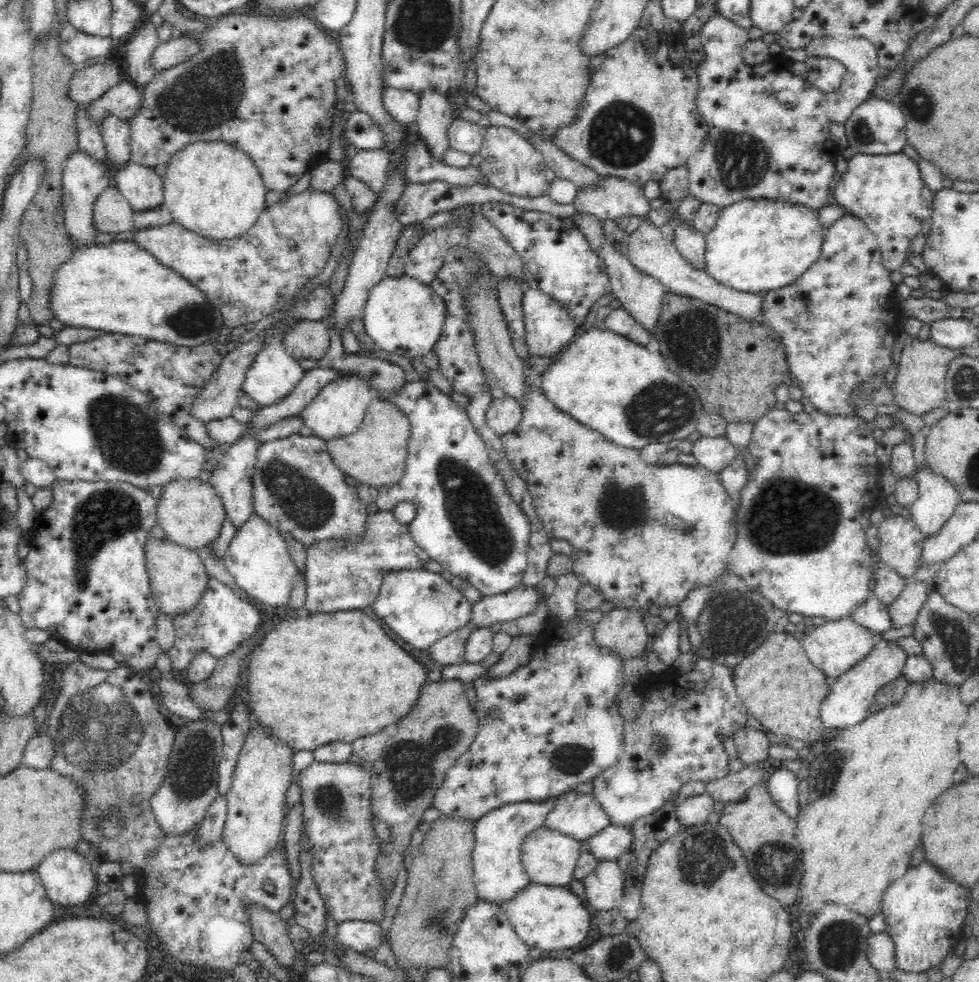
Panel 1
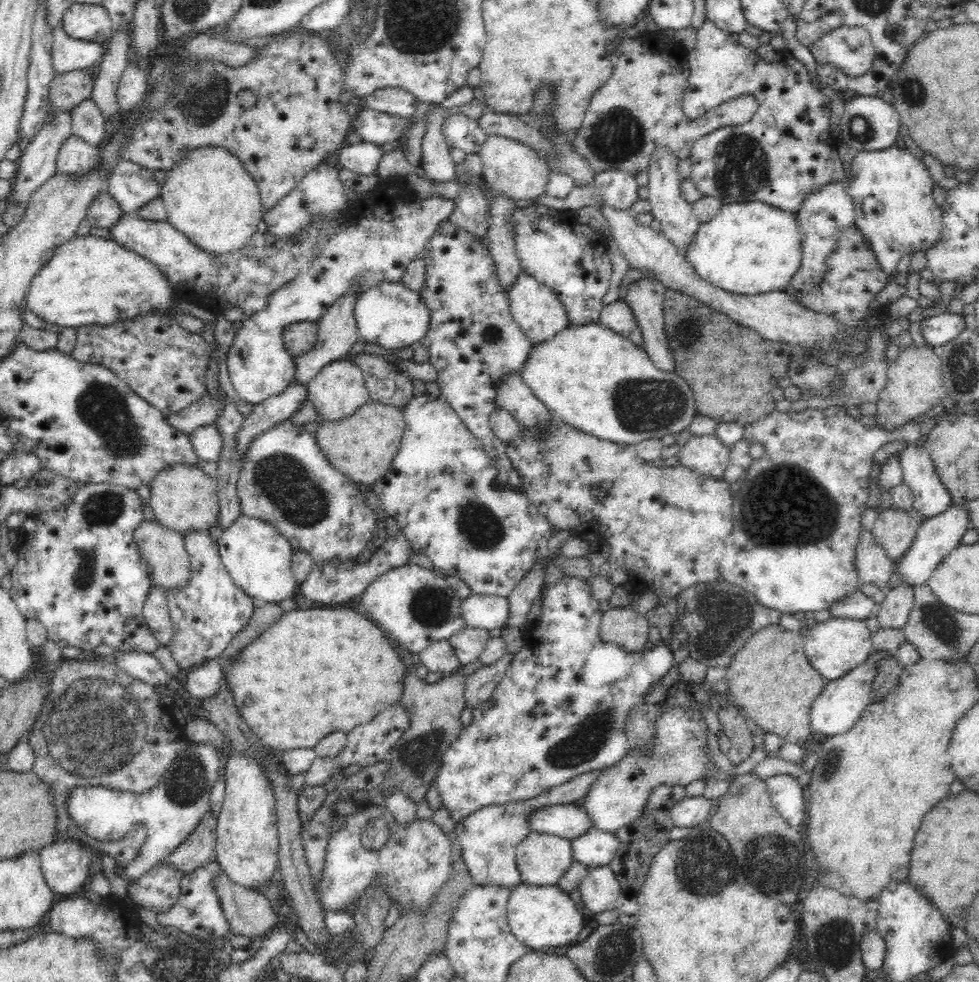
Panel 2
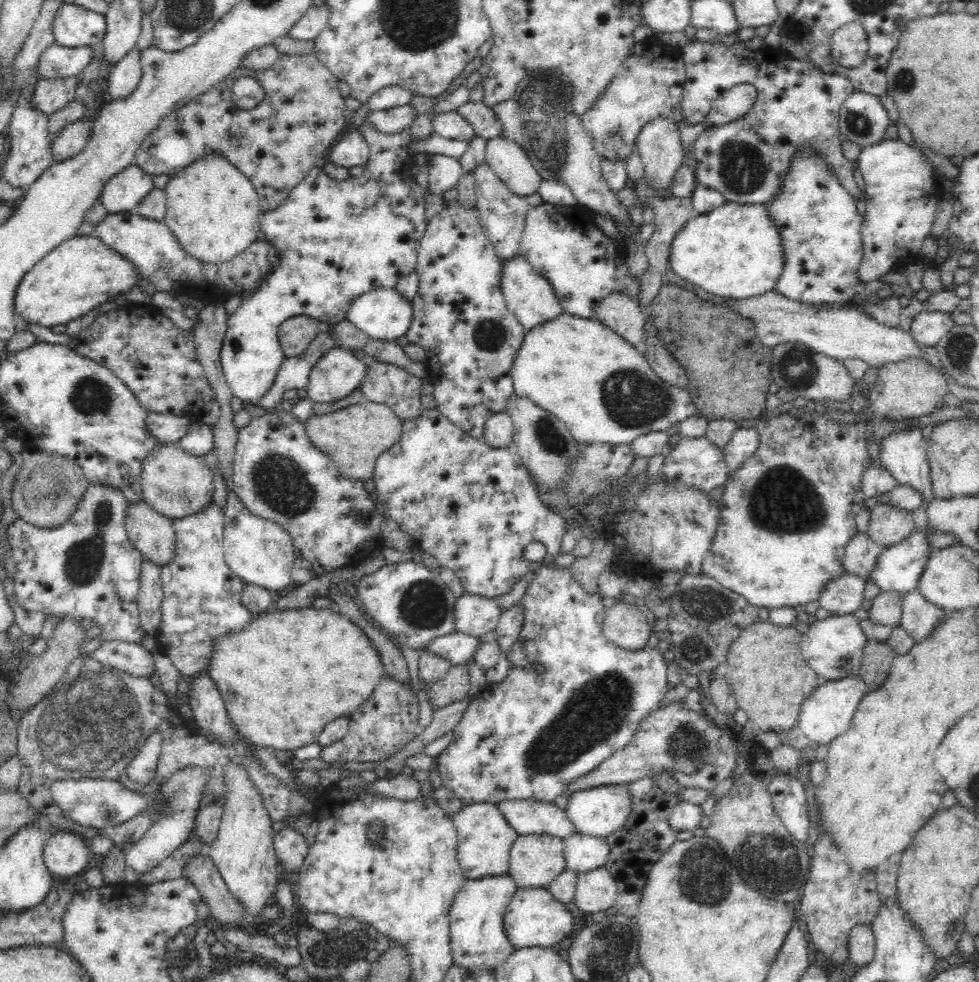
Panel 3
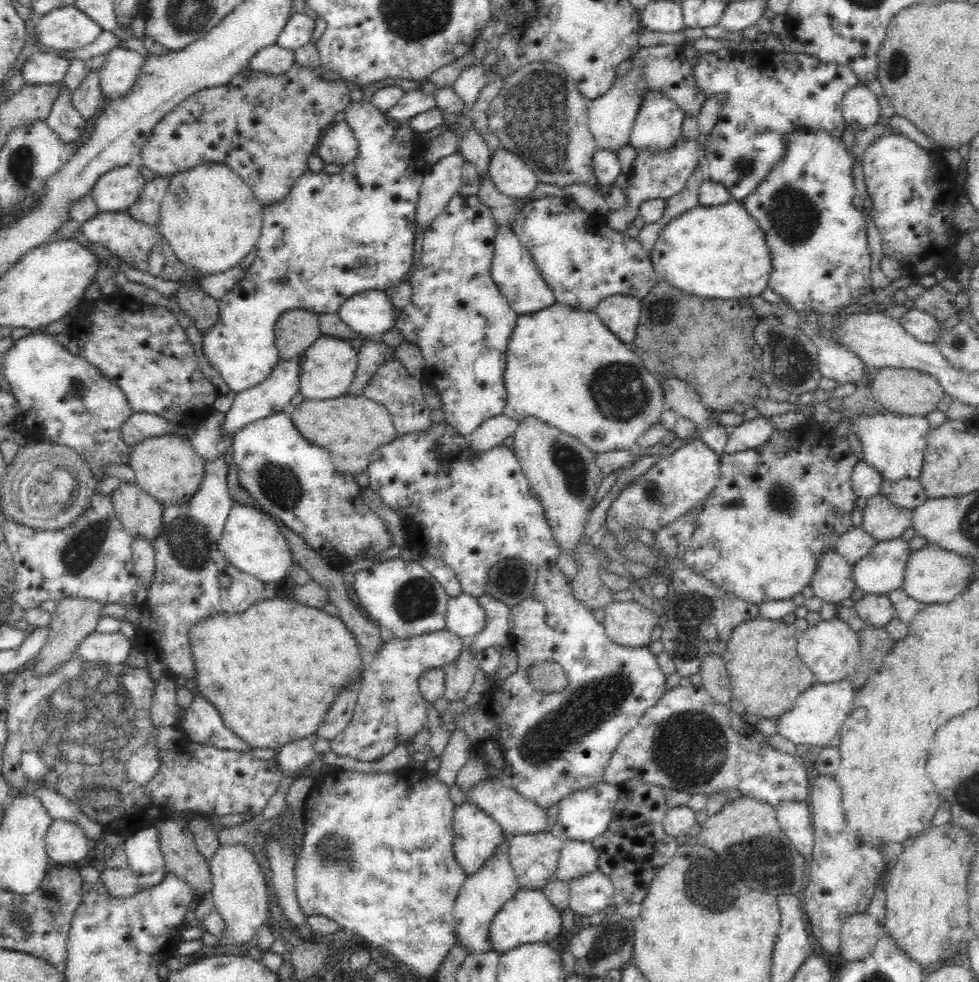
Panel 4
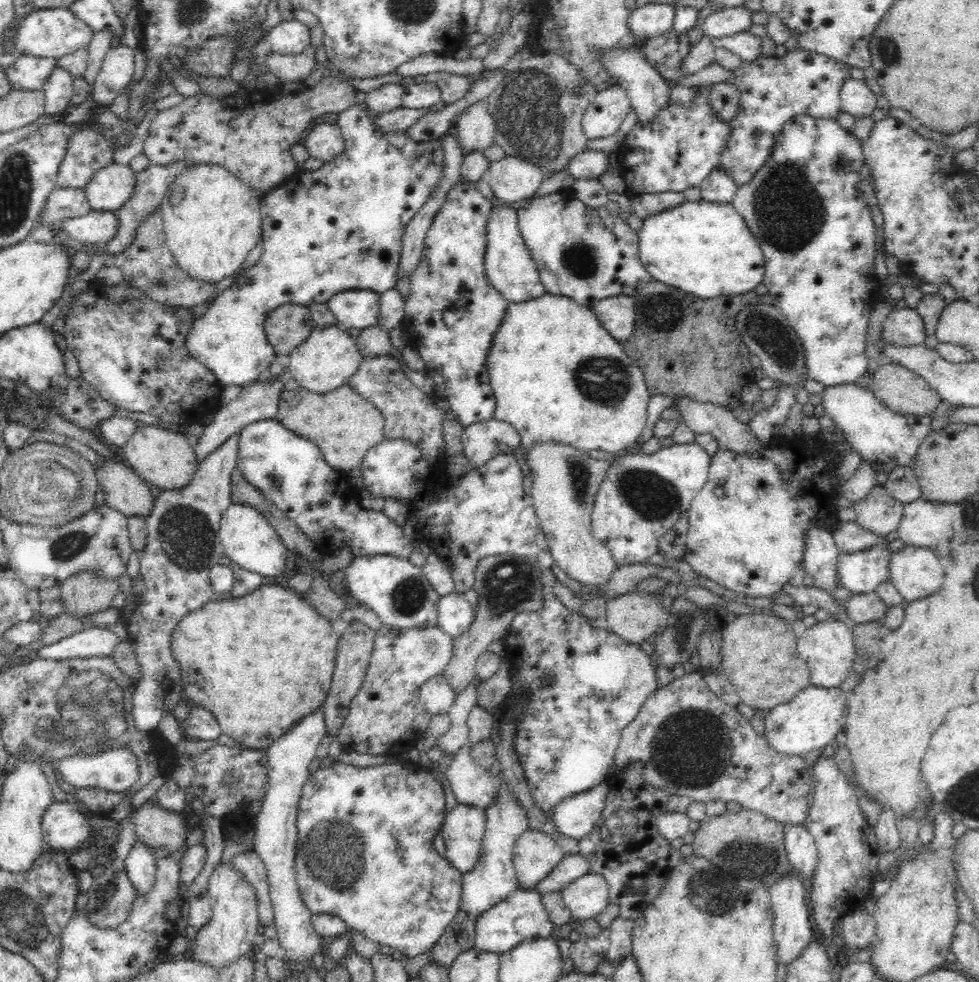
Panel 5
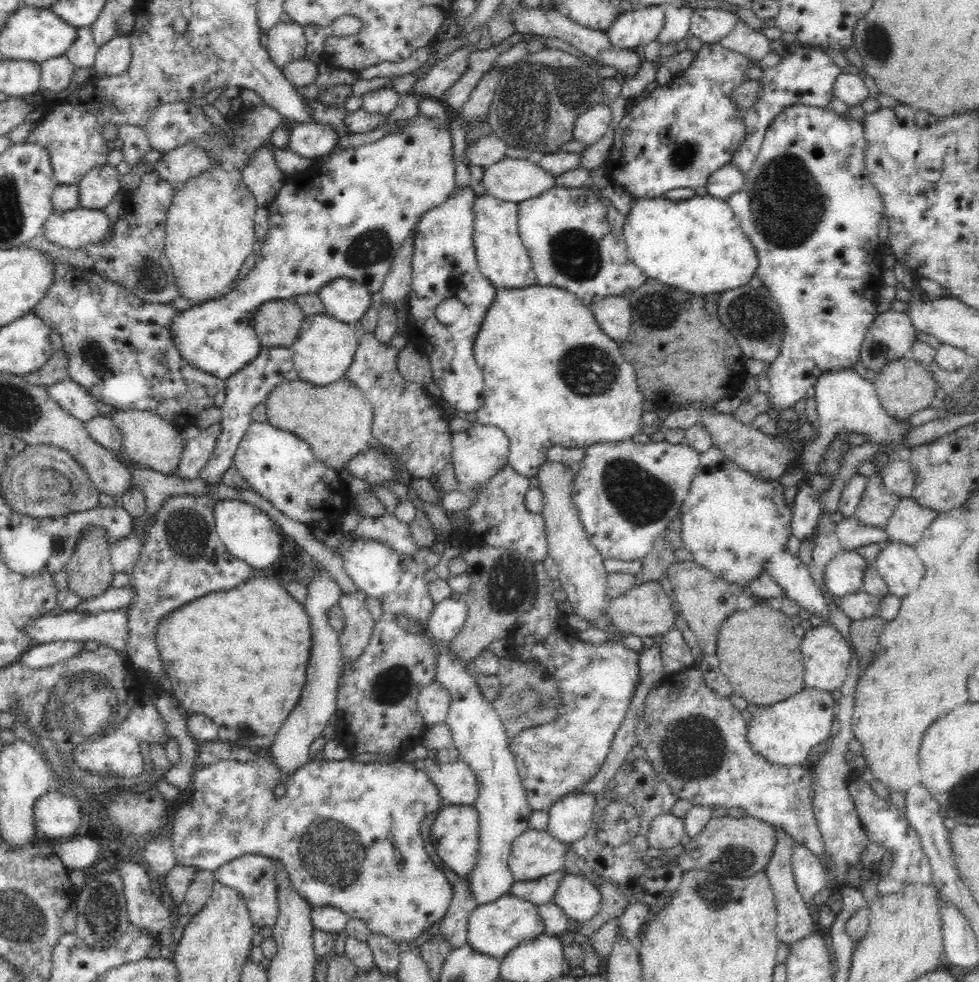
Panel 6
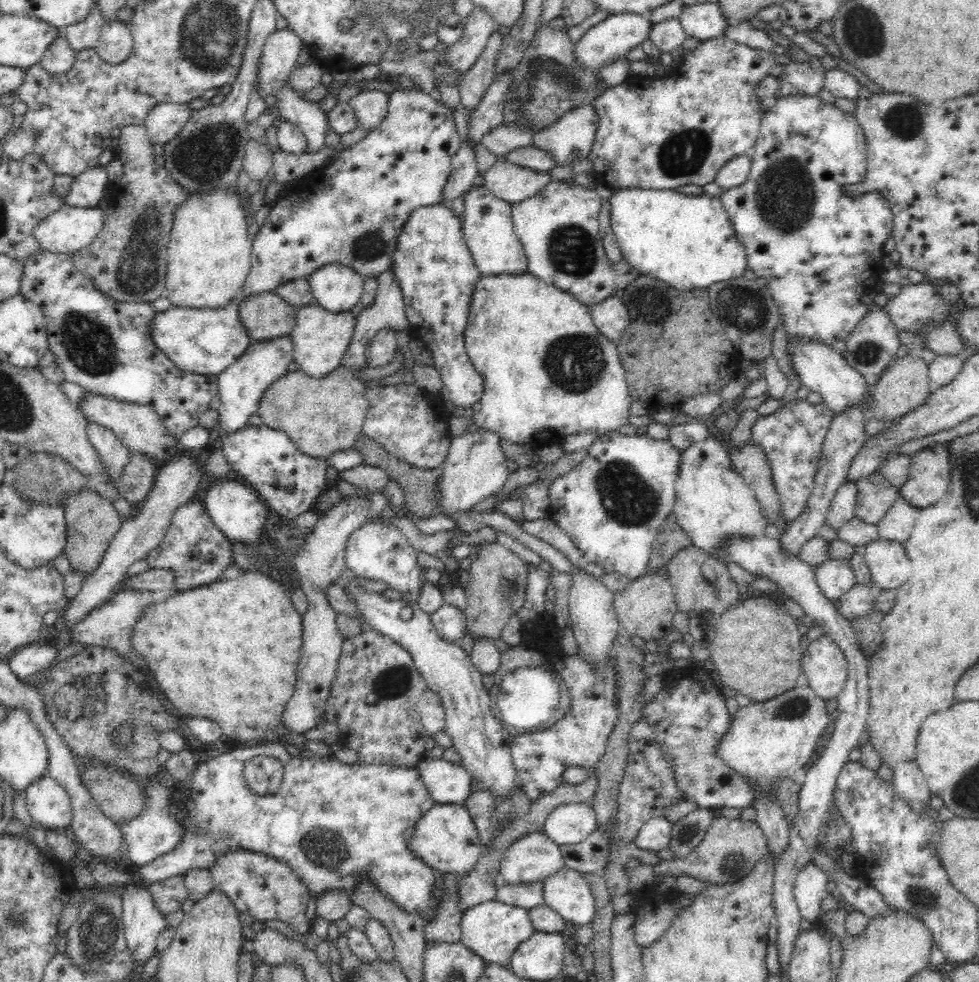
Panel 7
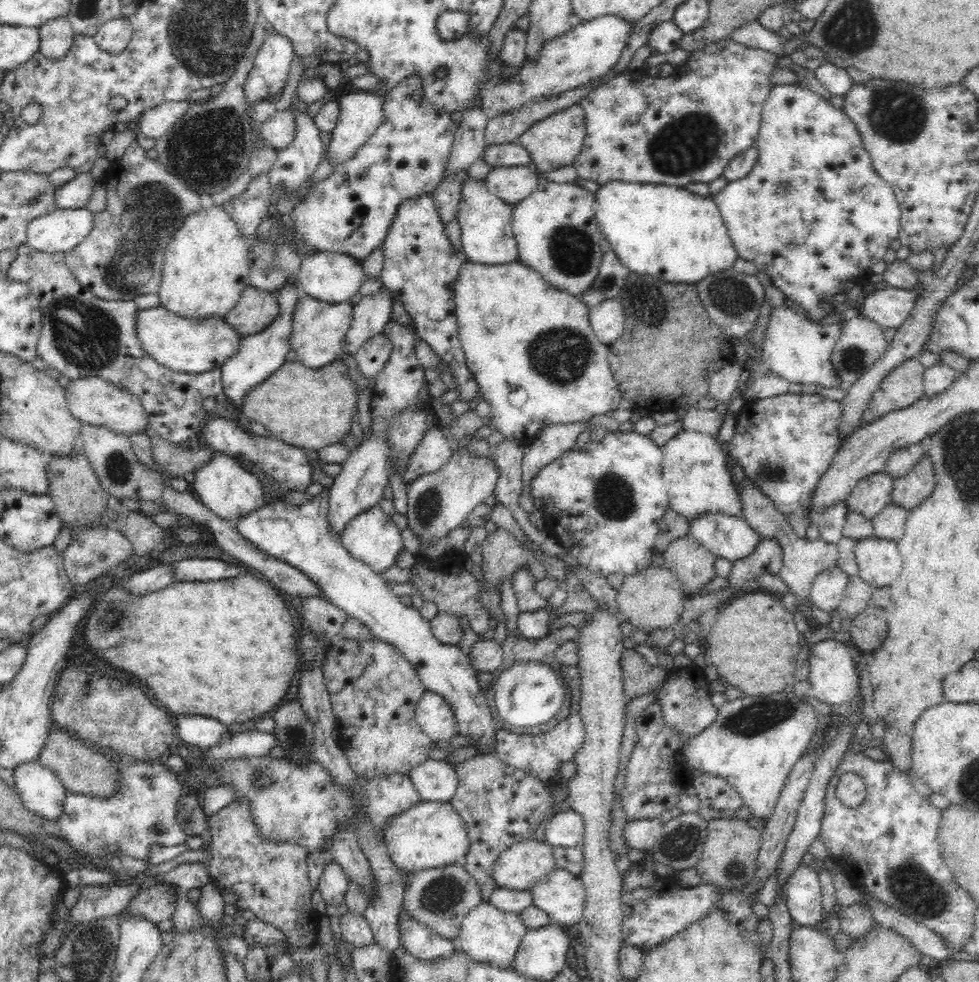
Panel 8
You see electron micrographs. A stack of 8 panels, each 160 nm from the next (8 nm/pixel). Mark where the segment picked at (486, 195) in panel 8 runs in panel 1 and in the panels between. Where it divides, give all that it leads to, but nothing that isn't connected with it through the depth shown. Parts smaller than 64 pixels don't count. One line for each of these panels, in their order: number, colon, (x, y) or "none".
1: (548, 327)
2: (538, 311)
3: (528, 295)
4: (513, 269)
5: (509, 266)
6: (502, 258)
7: (487, 227)

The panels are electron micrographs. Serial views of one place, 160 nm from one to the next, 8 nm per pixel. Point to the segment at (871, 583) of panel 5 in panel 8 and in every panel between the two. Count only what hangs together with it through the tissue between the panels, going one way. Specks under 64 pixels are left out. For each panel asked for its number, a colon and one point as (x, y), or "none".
6: (843, 575)
7: (834, 577)
8: (827, 589)

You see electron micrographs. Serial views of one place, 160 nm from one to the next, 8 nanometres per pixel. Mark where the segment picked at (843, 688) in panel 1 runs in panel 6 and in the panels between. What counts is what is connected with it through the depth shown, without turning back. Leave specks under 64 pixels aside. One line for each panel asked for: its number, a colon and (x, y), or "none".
2: (843, 700)
3: (828, 711)
4: (818, 715)
5: (810, 721)
6: (783, 733)

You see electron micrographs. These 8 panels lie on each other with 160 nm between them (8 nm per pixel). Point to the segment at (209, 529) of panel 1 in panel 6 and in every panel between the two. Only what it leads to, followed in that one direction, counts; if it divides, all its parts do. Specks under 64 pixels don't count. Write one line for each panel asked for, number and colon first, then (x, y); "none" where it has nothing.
2: (183, 497)
3: (175, 483)
4: (167, 467)
5: (158, 455)
6: (148, 439)

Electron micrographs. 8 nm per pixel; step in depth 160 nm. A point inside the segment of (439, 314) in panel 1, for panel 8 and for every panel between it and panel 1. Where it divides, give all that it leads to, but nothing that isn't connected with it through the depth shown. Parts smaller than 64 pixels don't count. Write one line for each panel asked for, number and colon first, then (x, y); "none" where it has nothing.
2: (389, 314)
3: (384, 314)
4: (369, 313)
5: (354, 308)
6: (345, 300)
7: (336, 287)
8: (333, 277)

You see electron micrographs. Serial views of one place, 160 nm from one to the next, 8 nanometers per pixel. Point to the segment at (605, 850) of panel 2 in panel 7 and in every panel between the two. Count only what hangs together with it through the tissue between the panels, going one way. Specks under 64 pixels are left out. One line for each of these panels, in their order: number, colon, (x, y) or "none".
3: (582, 853)
4: (576, 859)
5: (571, 867)
6: (541, 890)
7: (526, 895)

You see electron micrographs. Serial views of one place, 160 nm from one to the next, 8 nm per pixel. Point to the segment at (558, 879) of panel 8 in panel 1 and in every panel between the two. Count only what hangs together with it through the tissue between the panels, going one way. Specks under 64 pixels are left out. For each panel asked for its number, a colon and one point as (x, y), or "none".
1: (604, 886)
2: (599, 889)
3: (596, 890)
4: (593, 892)
5: (586, 896)
6: (580, 900)
7: (566, 892)

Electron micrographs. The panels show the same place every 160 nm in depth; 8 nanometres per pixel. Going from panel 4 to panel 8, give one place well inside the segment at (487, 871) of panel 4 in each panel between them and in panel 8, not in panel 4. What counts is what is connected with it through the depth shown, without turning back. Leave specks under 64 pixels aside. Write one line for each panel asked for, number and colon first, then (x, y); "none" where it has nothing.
5: (493, 878)
6: (478, 734)
7: (481, 739)
8: (300, 535)

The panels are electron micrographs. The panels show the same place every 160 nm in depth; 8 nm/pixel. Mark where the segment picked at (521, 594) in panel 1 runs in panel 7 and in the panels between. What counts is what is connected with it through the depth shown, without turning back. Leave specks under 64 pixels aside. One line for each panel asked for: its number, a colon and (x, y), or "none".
2: (487, 612)
3: (475, 615)
4: (465, 617)
5: (455, 614)
6: (447, 618)
7: (450, 623)

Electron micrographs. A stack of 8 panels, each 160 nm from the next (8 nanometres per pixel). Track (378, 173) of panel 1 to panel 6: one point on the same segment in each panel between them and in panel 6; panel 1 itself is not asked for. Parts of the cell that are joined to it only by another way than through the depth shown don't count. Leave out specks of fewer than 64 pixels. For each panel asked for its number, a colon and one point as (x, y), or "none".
2: (362, 158)
3: (351, 149)
4: (337, 145)
5: (325, 141)
6: (310, 140)

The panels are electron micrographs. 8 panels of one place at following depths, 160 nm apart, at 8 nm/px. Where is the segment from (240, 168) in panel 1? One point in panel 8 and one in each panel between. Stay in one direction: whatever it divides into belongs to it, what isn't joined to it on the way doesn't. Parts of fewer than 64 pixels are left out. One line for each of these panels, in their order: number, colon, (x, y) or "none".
2: (209, 196)
3: (212, 209)
4: (211, 219)
5: (212, 219)
6: (209, 232)
7: (209, 254)
8: (205, 270)

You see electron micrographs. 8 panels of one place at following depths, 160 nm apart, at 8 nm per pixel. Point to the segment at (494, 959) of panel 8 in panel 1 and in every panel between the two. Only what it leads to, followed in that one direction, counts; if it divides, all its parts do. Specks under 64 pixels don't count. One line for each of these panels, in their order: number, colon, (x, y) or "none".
1: (549, 917)
2: (539, 916)
3: (533, 917)
4: (528, 917)
5: (521, 916)
6: (495, 928)
7: (493, 930)

